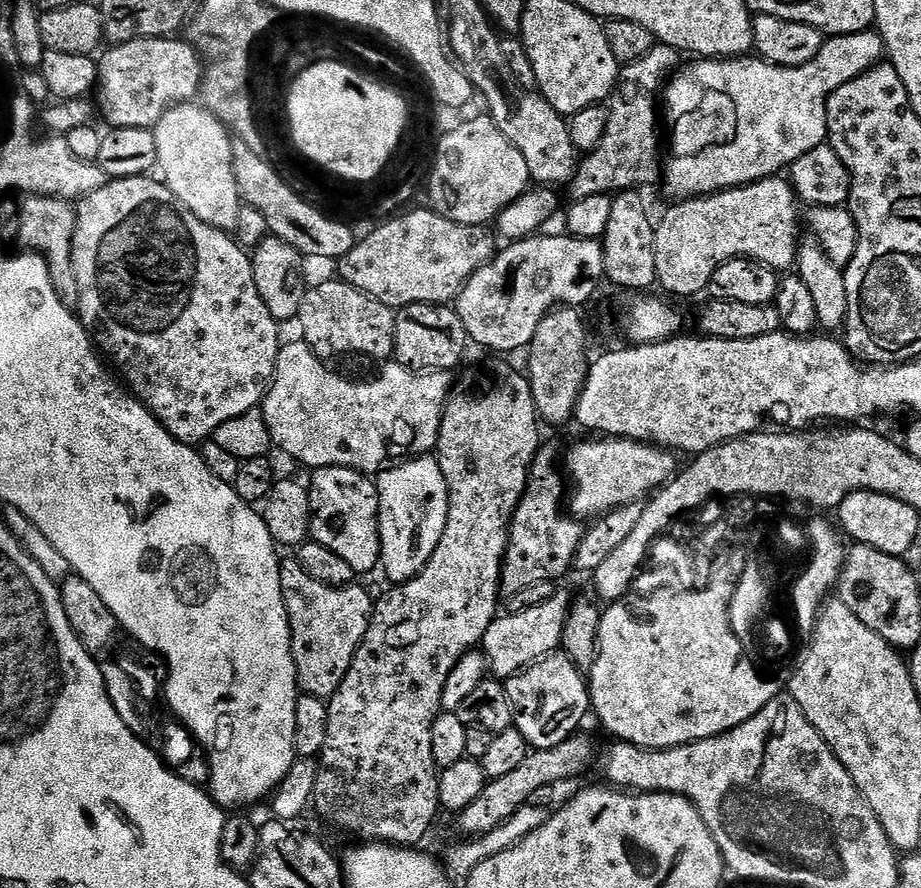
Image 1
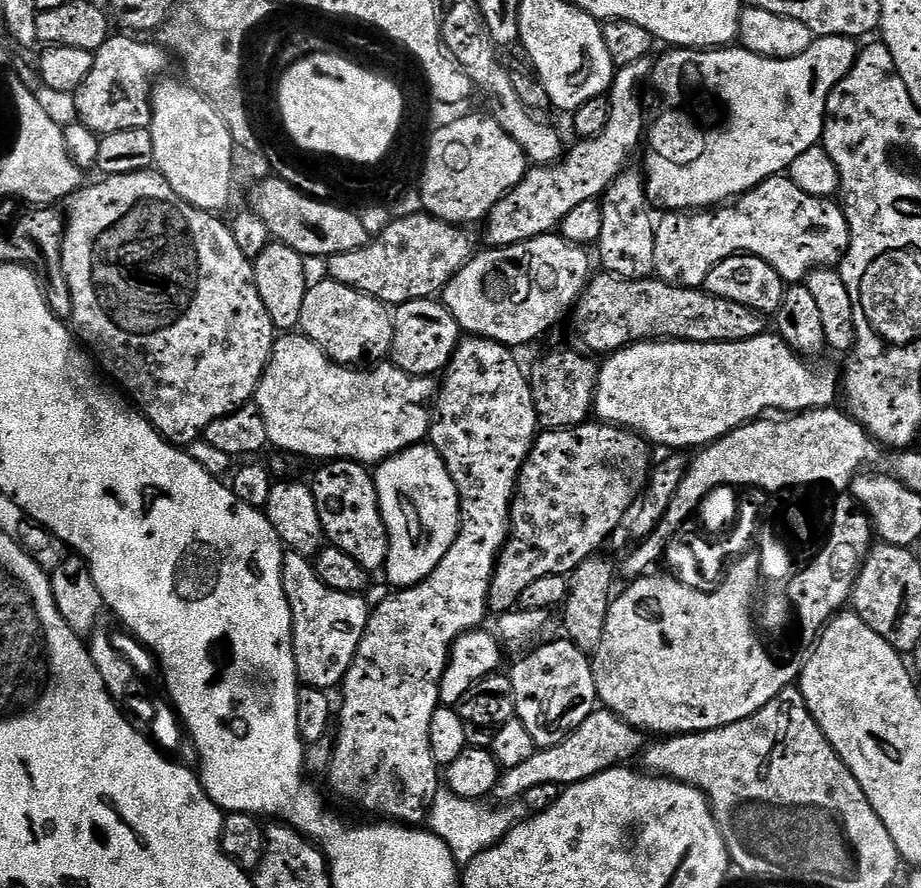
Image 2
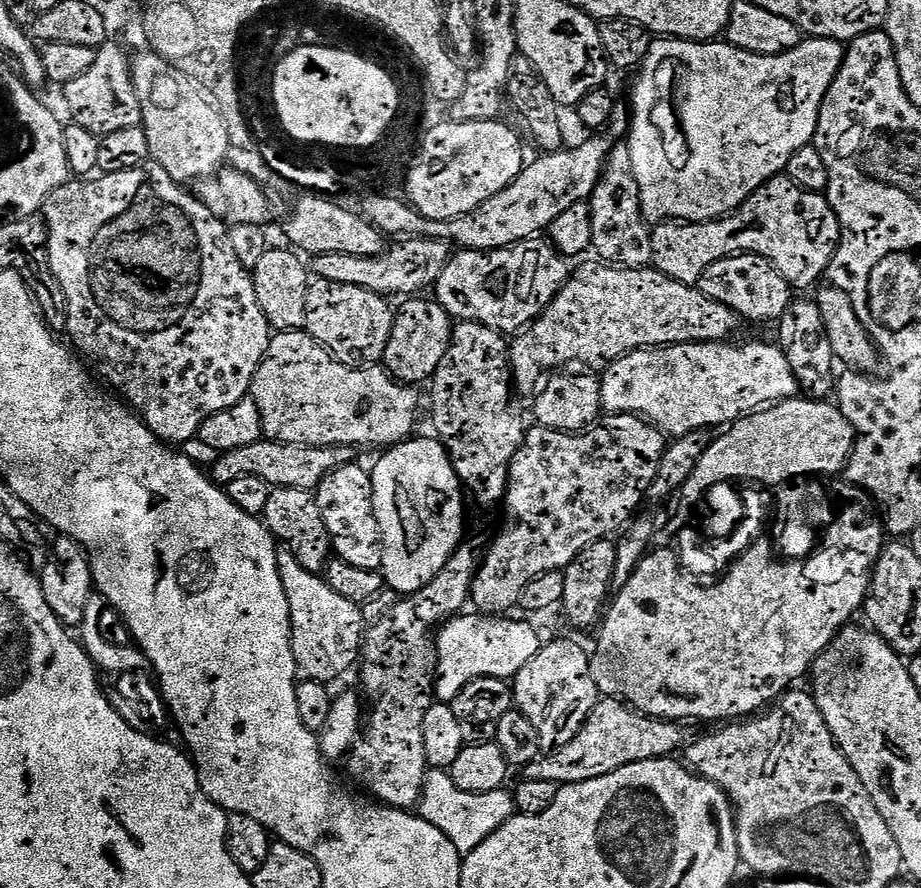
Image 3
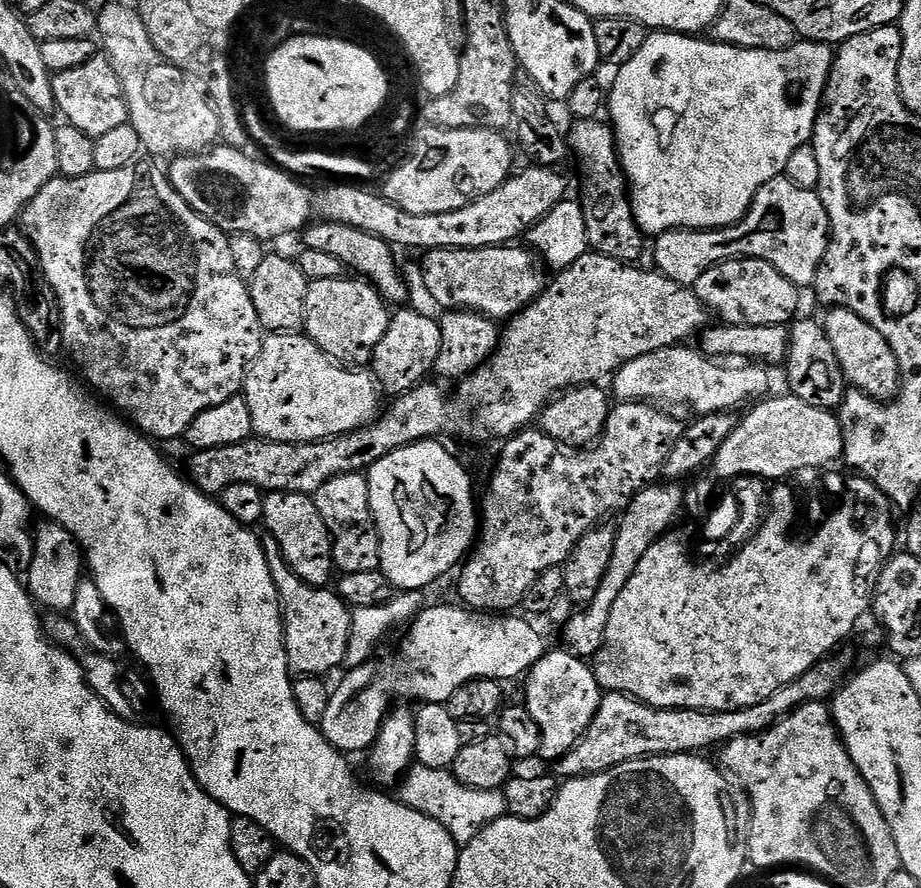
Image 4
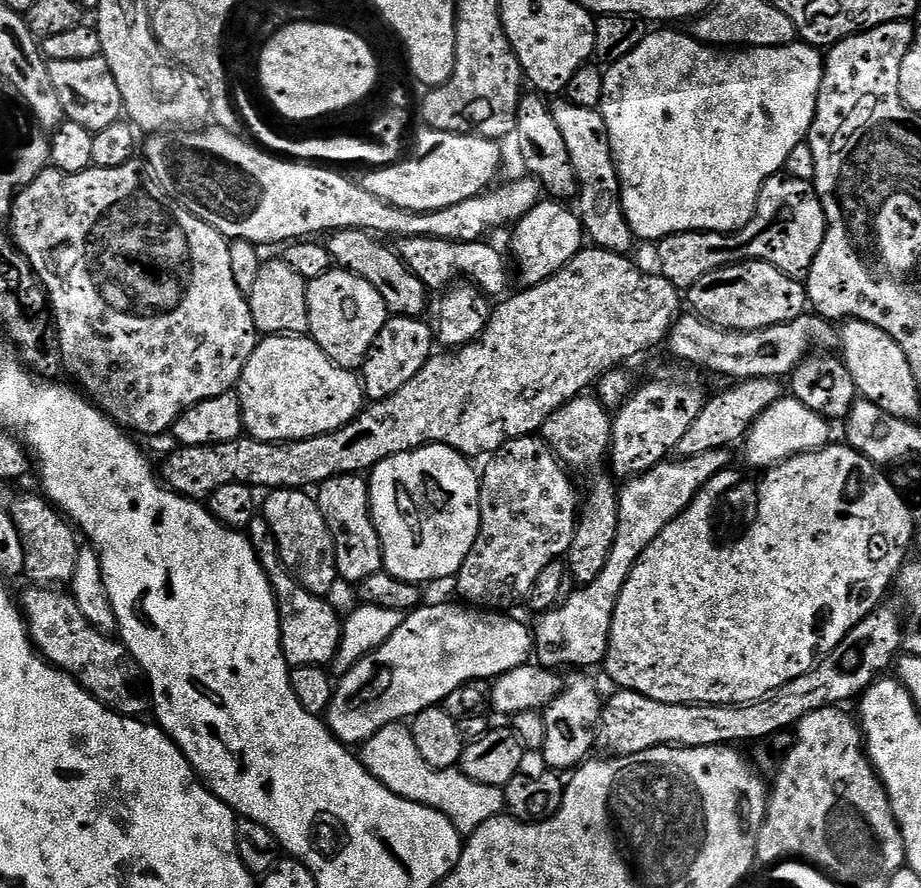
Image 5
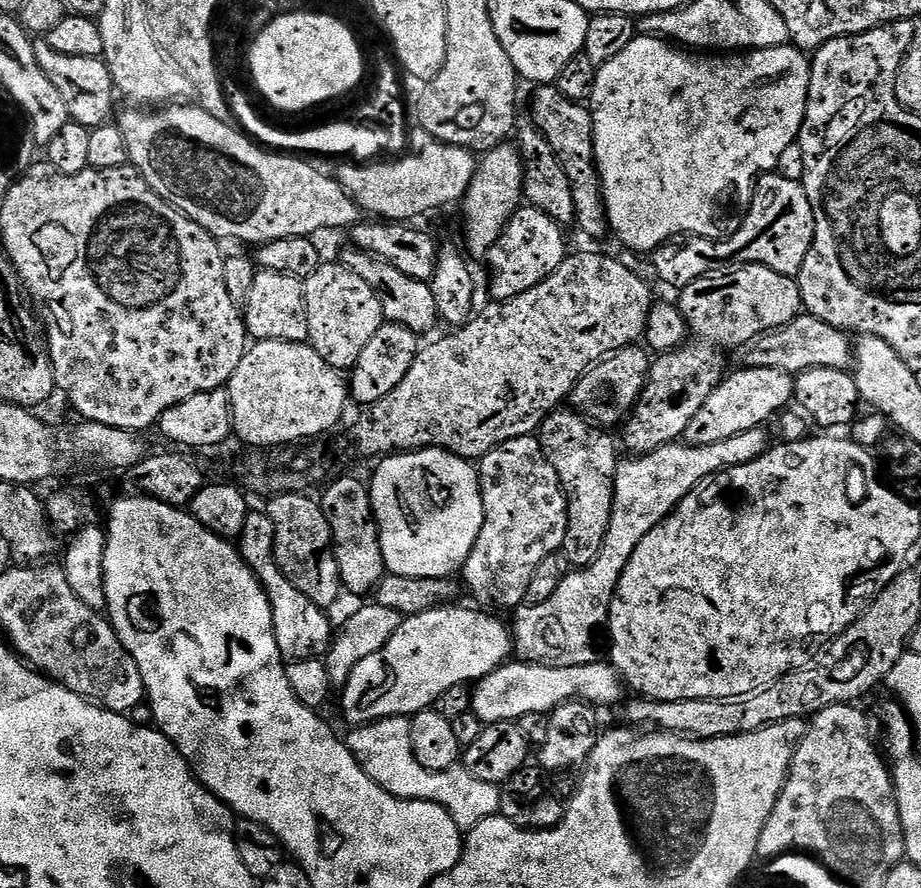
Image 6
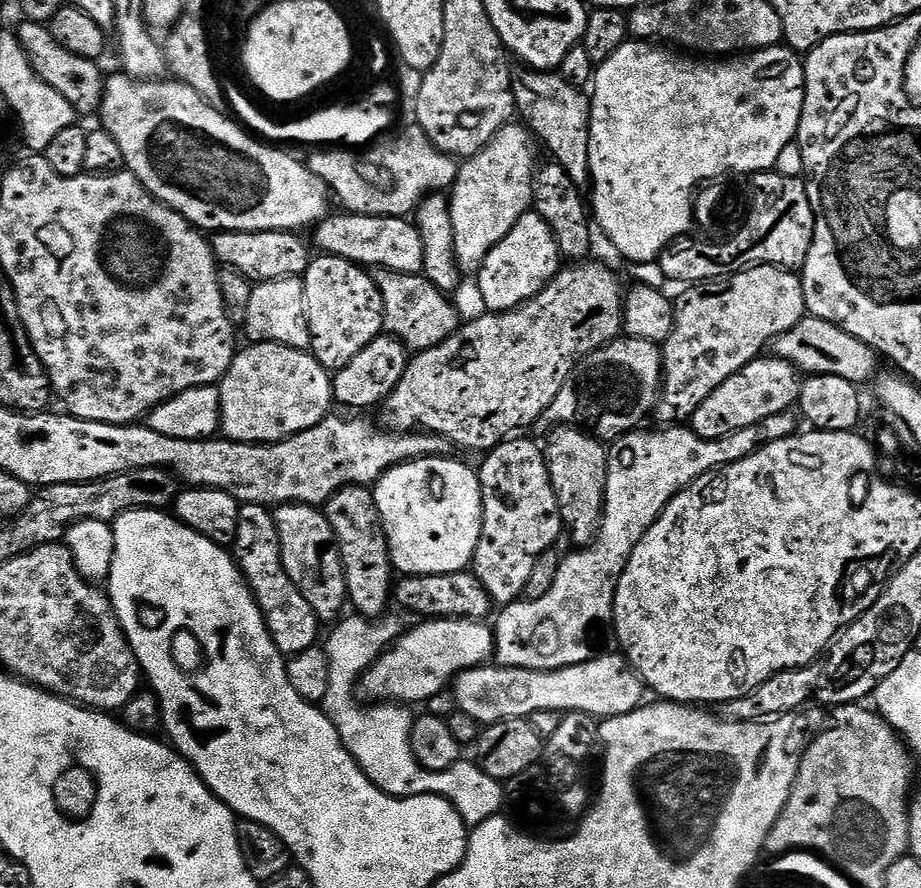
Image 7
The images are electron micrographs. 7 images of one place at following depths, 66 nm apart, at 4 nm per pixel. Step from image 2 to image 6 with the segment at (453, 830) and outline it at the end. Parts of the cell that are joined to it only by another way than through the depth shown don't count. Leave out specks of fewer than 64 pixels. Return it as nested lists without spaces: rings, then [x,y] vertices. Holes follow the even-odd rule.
[[[406,716],[386,717],[364,727],[353,727],[346,743],[356,755],[362,770],[376,783],[399,800],[425,800],[442,805],[461,830],[471,830],[486,818],[500,811],[501,789],[476,778],[465,766],[431,772],[414,758],[414,742],[410,742],[411,719]]]

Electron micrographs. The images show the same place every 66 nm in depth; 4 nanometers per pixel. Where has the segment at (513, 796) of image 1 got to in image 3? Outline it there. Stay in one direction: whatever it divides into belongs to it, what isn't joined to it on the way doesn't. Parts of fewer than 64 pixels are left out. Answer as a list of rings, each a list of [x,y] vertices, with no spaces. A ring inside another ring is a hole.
[[[601,698],[597,700],[594,710],[590,710],[590,718],[566,742],[566,746],[541,755],[540,759],[523,769],[525,780],[550,782],[557,786],[590,782],[594,778],[602,778],[602,774],[614,774],[614,770],[622,770],[622,766],[630,766],[634,762],[672,758],[683,753],[694,739],[689,725],[674,720],[655,720],[635,708],[629,708],[619,698]]]

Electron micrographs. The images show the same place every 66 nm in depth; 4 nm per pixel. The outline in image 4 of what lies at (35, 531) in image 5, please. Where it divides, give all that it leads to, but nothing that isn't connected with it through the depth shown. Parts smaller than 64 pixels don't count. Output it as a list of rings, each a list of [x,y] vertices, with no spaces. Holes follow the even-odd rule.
[[[45,519],[36,528],[36,541],[32,544],[32,565],[26,575],[26,587],[37,605],[61,608],[61,613],[71,613],[74,600],[78,598],[78,588],[86,579],[86,557],[76,541],[61,524]]]

